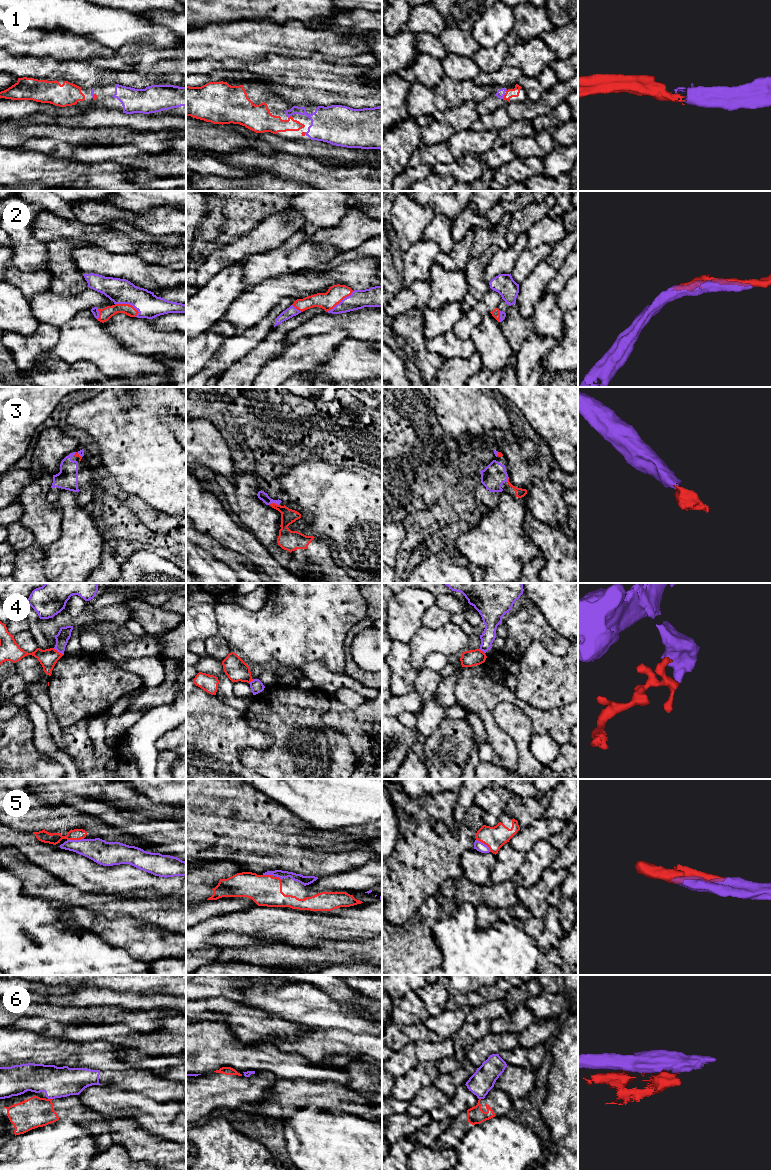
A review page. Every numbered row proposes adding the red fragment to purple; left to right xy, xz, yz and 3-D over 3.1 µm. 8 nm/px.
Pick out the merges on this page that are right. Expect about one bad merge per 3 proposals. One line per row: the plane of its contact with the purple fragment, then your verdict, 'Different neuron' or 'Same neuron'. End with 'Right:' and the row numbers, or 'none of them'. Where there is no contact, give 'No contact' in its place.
1: Touches purple in yz. Same neuron
2: Touches purple in xy. Same neuron
3: Touches purple in xz. Same neuron
4: Touches purple in xy. Different neuron
5: Touches purple in yz. Same neuron
6: Touches purple in xy. Different neuron
Right: 1, 2, 3, 5

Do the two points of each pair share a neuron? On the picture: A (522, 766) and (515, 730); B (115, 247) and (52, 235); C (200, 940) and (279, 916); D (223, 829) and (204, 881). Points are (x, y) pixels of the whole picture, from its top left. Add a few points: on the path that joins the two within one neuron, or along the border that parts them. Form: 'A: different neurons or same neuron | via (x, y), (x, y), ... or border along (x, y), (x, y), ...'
A: same neuron | via (522, 757), (522, 739)
B: same neuron | via (99, 235), (85, 234), (81, 231), (68, 231)
C: same neuron | via (220, 923), (259, 921)
D: different neurons | border along (220, 859), (196, 861)

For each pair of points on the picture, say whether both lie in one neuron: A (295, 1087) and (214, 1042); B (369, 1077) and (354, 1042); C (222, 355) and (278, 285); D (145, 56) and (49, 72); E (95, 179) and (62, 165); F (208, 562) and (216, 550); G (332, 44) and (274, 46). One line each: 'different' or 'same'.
A: different
B: different
C: different
D: different
E: same
F: different
G: same

